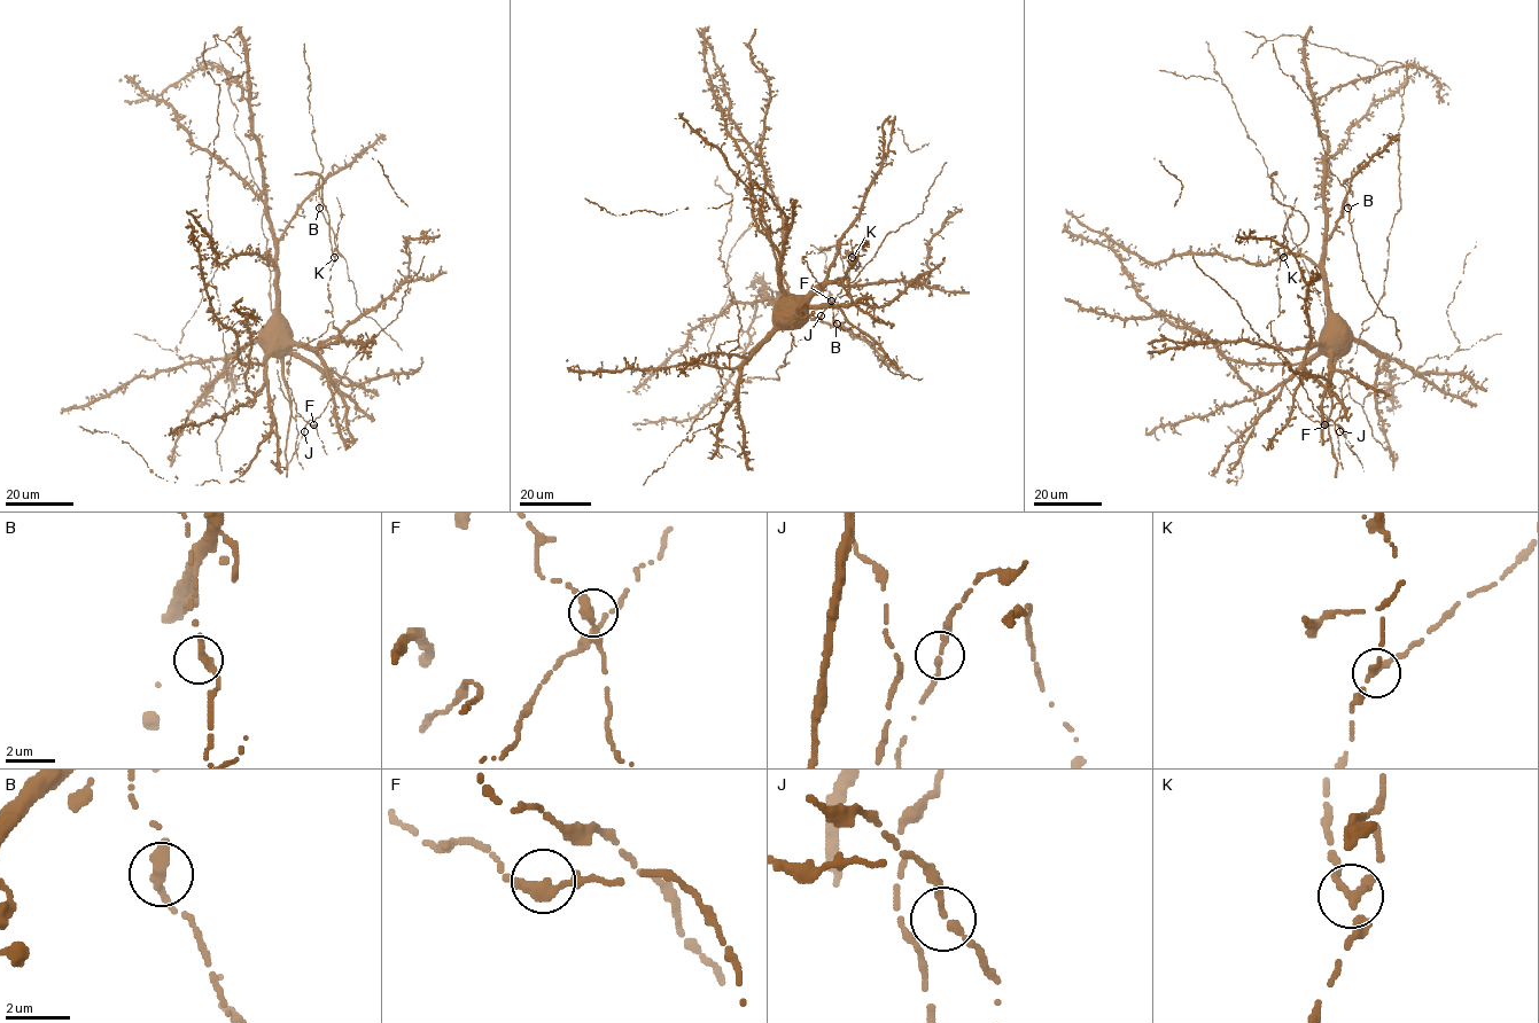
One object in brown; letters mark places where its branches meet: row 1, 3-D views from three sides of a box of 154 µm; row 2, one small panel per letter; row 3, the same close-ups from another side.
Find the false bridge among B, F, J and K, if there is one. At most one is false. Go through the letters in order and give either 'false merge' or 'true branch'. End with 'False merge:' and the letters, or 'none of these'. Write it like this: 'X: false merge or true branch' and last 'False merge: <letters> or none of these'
B: true branch
F: true branch
J: true branch
K: false merge
False merge: K

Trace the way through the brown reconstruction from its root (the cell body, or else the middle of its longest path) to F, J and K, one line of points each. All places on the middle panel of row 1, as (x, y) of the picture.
F: (794, 302), (824, 280), (837, 242), (802, 257), (831, 301)
J: (794, 302), (824, 280), (837, 242), (802, 257), (831, 303), (821, 315)
K: (794, 302), (824, 280), (837, 242), (833, 247), (850, 243), (849, 254), (845, 251), (852, 257)

